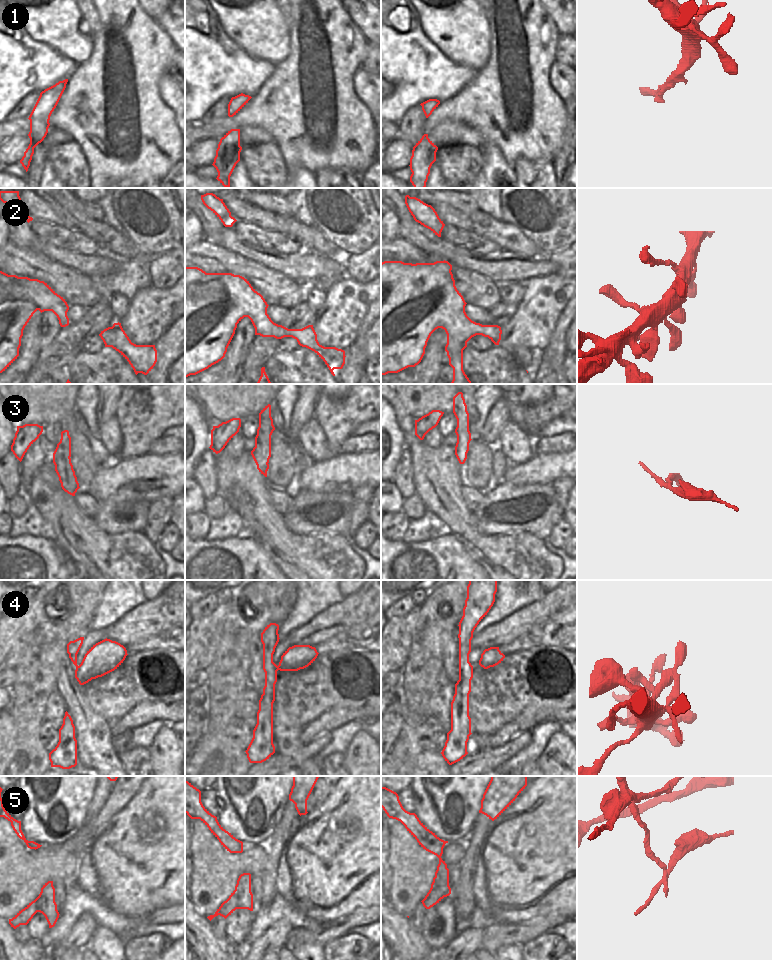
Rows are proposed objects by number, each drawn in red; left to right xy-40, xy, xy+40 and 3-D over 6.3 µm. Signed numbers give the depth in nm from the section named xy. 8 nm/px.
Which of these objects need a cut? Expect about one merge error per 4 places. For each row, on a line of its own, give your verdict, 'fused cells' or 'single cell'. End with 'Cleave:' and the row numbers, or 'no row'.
1: single cell
2: single cell
3: fused cells
4: single cell
5: fused cells
Cleave: 3, 5

